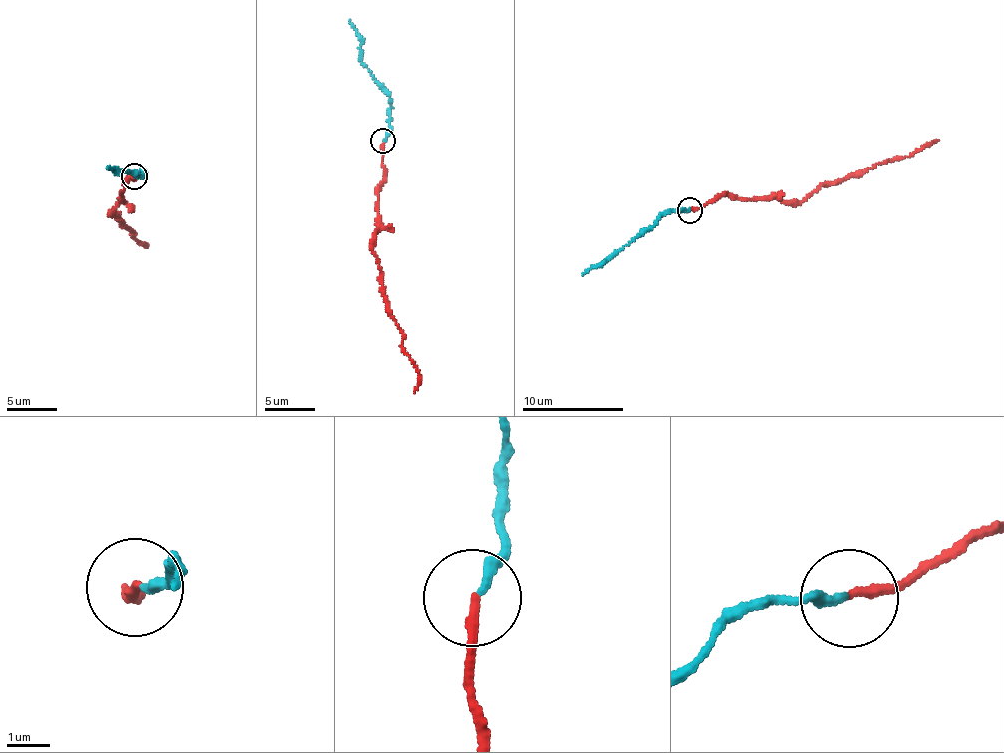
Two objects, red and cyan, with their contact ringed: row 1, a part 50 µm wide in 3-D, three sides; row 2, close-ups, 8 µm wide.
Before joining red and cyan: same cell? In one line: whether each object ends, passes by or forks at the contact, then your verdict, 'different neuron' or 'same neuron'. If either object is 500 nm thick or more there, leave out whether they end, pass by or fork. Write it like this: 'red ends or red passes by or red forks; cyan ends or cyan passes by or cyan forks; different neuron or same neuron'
red ends; cyan ends; different neuron

